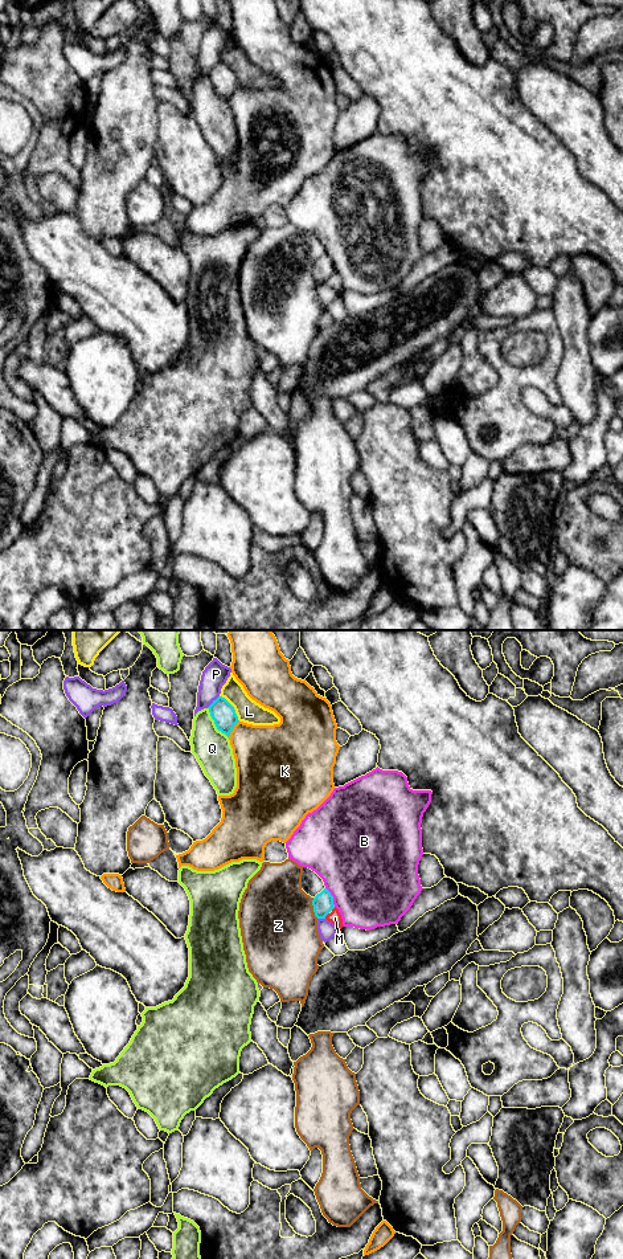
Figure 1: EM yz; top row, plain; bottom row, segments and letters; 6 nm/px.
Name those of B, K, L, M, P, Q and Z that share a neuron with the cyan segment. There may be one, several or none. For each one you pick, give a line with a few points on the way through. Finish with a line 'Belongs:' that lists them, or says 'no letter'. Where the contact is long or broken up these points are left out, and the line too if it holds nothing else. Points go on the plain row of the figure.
Belongs: no letter

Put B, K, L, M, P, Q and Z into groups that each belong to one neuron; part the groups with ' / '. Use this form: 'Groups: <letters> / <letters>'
Groups: B / K / L / M / P / Q / Z

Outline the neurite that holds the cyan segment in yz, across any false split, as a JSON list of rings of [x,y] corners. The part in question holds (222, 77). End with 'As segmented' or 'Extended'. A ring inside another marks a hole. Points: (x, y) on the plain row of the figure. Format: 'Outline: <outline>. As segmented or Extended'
Outline: [[[218,61],[208,73],[217,94],[229,102],[239,86],[234,71],[225,62]]]. As segmented

